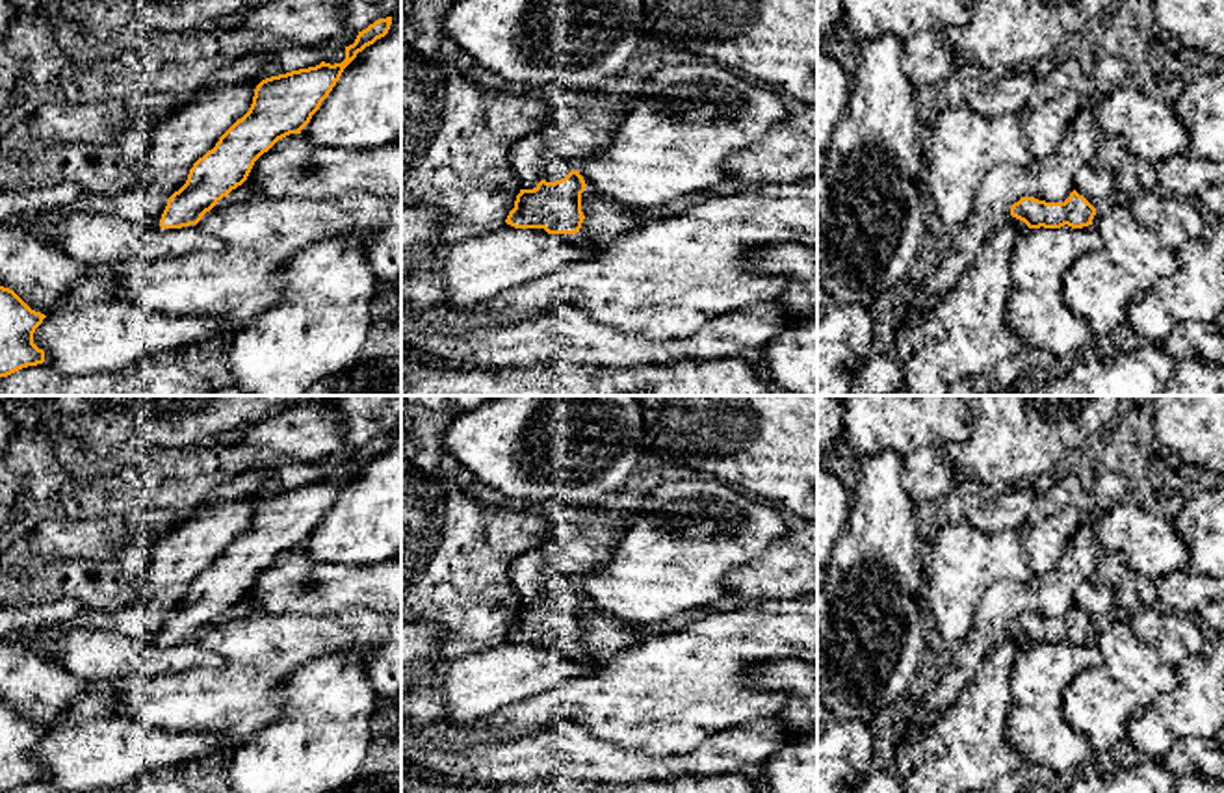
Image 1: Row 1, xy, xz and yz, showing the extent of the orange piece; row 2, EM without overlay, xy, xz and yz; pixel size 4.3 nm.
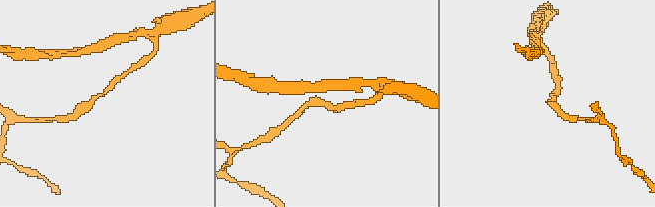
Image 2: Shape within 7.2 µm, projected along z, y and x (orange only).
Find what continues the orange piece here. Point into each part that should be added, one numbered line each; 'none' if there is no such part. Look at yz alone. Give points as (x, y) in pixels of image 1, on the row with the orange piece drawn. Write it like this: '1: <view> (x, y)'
none

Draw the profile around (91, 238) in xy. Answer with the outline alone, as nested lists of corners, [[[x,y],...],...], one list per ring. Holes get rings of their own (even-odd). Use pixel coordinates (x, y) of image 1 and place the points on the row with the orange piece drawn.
[[[74,210],[50,227],[56,245],[84,264],[113,264],[124,258],[163,260],[191,253],[225,254],[228,245],[197,225],[162,228],[136,225],[115,215]]]

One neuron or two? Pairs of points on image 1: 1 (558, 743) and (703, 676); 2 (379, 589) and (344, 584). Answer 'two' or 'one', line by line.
1: two
2: one

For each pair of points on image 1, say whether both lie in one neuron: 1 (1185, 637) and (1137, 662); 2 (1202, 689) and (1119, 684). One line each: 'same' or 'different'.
1: different
2: different

